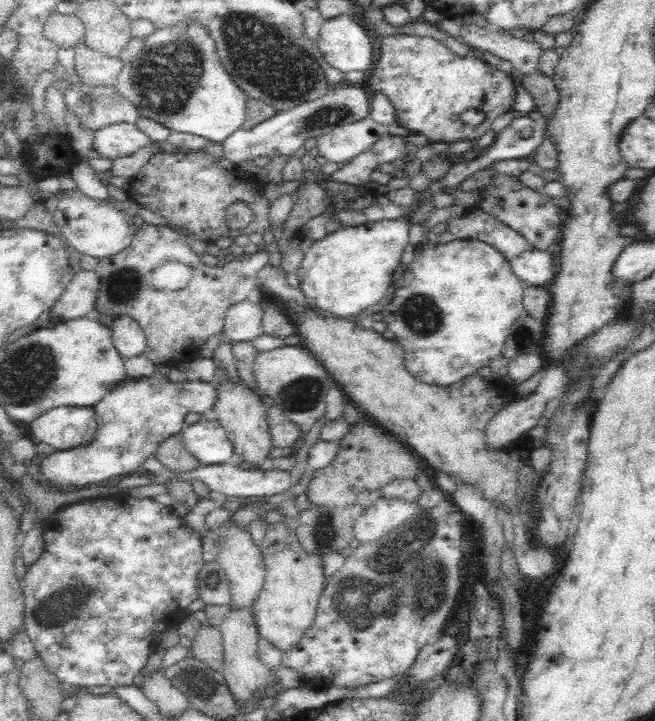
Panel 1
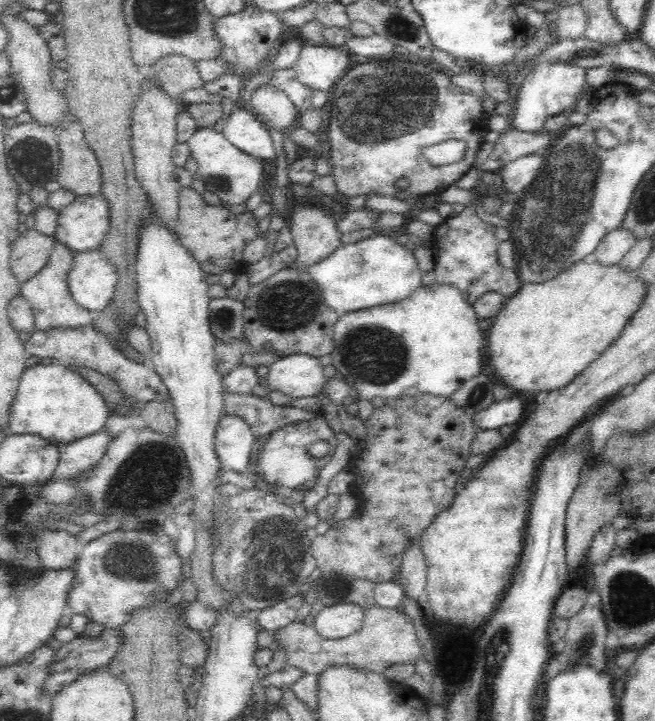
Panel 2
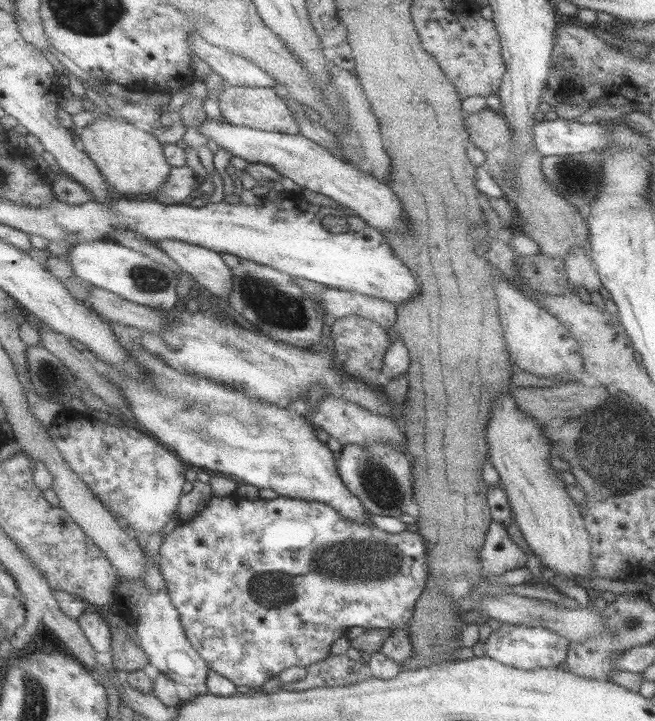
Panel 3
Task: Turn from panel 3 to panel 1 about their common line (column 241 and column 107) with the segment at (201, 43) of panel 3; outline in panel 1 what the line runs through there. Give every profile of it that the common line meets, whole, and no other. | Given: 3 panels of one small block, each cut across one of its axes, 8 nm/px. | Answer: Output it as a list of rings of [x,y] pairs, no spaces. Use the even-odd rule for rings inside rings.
[[[76,42],[72,47],[75,52],[75,72],[81,83],[90,86],[112,86],[118,81],[124,64],[119,56],[106,56],[83,42]]]

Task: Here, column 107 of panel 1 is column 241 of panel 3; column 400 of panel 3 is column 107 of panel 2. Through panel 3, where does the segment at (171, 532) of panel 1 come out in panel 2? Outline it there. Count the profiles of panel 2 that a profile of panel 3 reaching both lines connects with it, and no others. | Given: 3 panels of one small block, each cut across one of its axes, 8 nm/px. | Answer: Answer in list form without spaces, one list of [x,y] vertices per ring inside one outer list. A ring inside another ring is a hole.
[[[125,525],[88,542],[79,550],[74,584],[68,593],[68,609],[73,614],[89,618],[96,626],[117,629],[130,622],[132,616],[138,616],[142,610],[148,610],[150,606],[160,606],[184,580],[183,560],[174,544],[172,537],[164,531],[142,529],[139,525]]]

